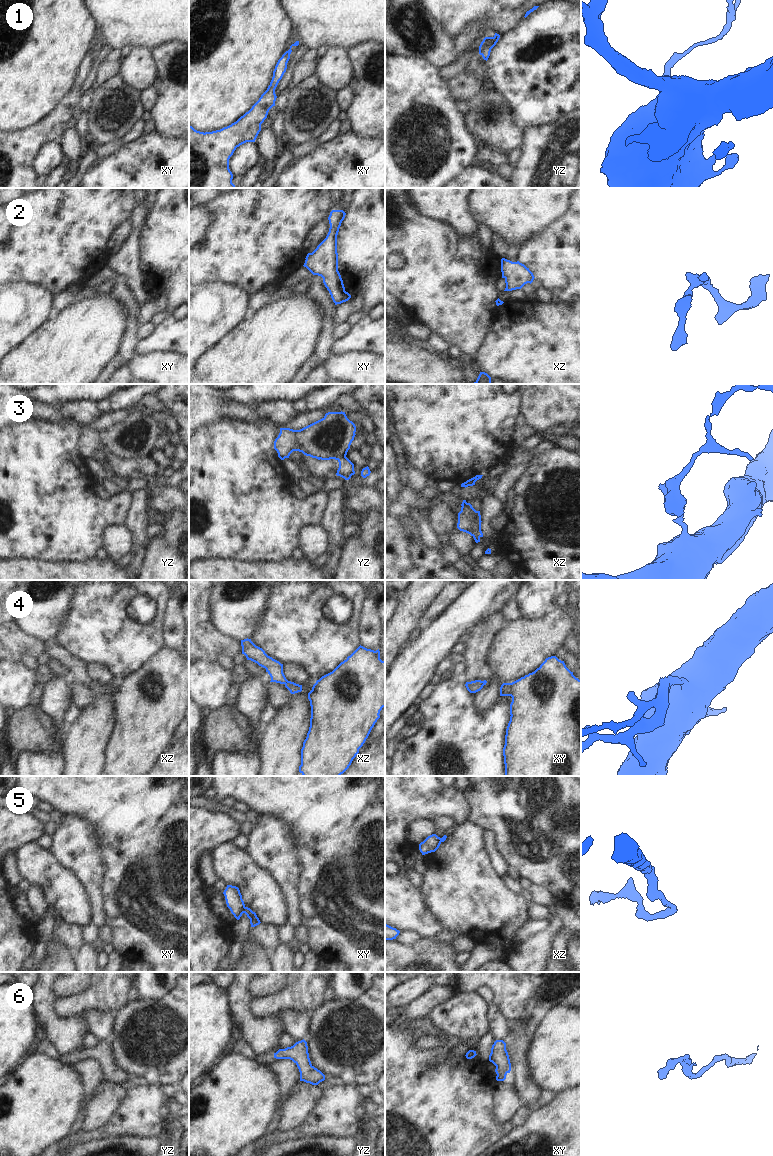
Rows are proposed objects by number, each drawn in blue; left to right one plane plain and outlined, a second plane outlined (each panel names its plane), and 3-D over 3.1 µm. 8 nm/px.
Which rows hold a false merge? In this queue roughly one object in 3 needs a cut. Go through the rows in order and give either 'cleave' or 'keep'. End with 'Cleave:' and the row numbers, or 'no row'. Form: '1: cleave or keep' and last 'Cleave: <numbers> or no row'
1: keep
2: keep
3: cleave
4: keep
5: cleave
6: keep
Cleave: 3, 5

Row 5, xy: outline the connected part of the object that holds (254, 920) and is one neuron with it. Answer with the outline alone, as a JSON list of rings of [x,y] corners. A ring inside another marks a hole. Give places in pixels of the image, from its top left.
[[[245,907],[244,913],[250,919],[251,927],[255,927],[255,926],[257,926],[257,925],[259,925],[261,923],[259,918],[257,917],[256,913],[253,912],[250,908]]]

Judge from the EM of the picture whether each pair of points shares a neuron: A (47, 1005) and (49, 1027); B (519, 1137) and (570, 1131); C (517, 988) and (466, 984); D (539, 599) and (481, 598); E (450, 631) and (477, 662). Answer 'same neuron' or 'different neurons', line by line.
A: same neuron
B: same neuron
C: same neuron
D: different neurons
E: different neurons

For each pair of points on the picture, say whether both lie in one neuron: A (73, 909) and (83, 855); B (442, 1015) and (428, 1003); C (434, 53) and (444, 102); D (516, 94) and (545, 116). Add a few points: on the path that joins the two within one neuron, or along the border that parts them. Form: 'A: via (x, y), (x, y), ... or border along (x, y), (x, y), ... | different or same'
A: border along (61, 863), (84, 884), (90, 899) | different
B: border along (454, 995), (437, 1004), (426, 1016) | different
C: border along (416, 56), (428, 60), (439, 68) | different
D: via (523, 94), (538, 109) | same

